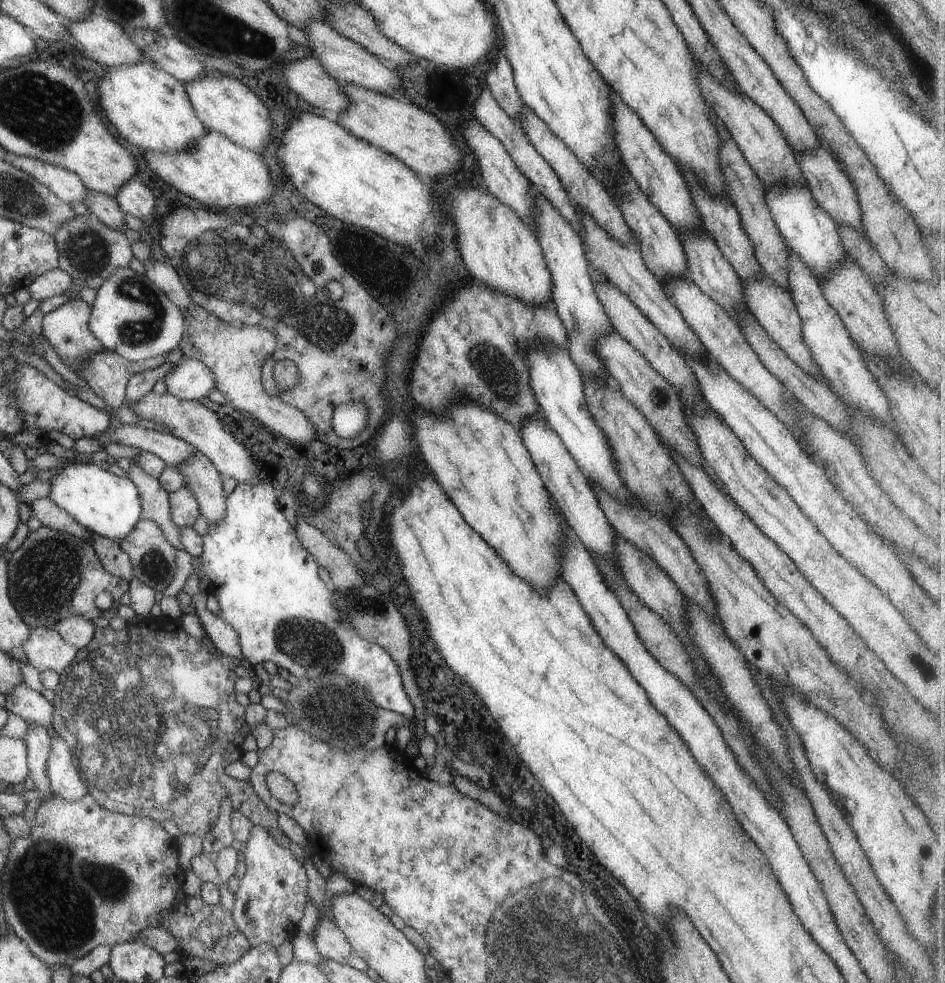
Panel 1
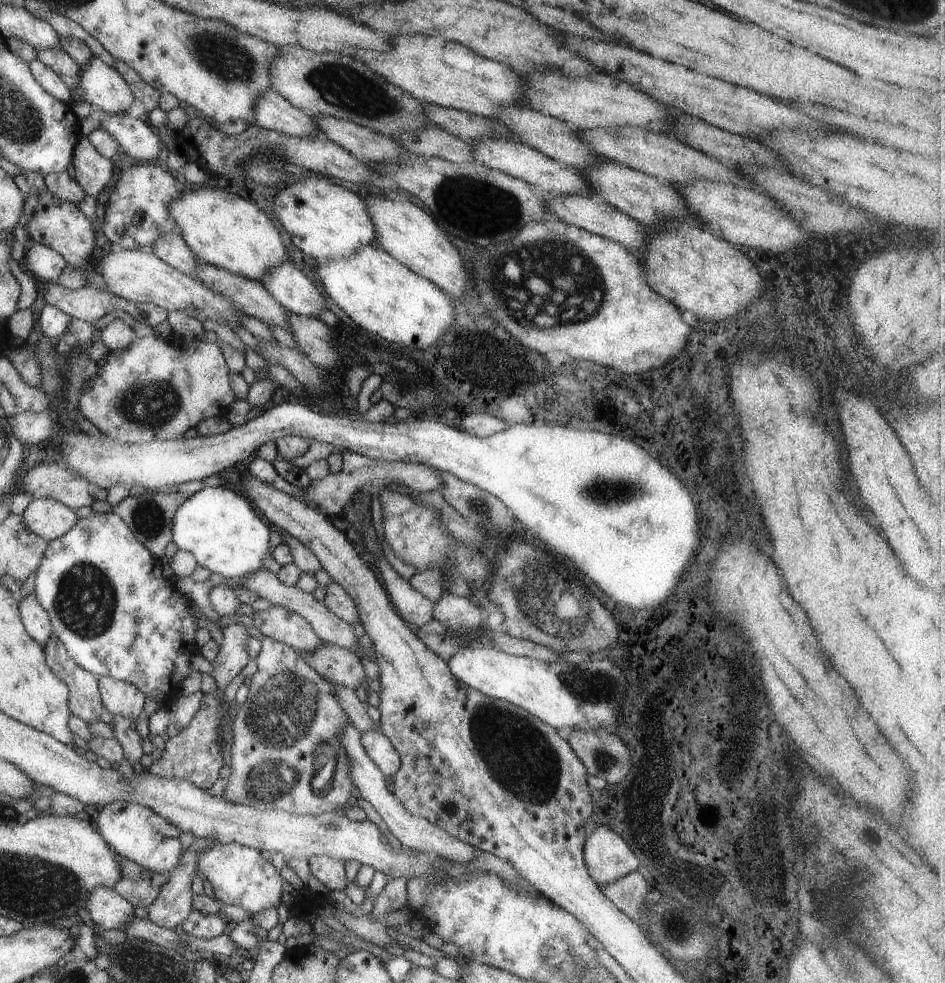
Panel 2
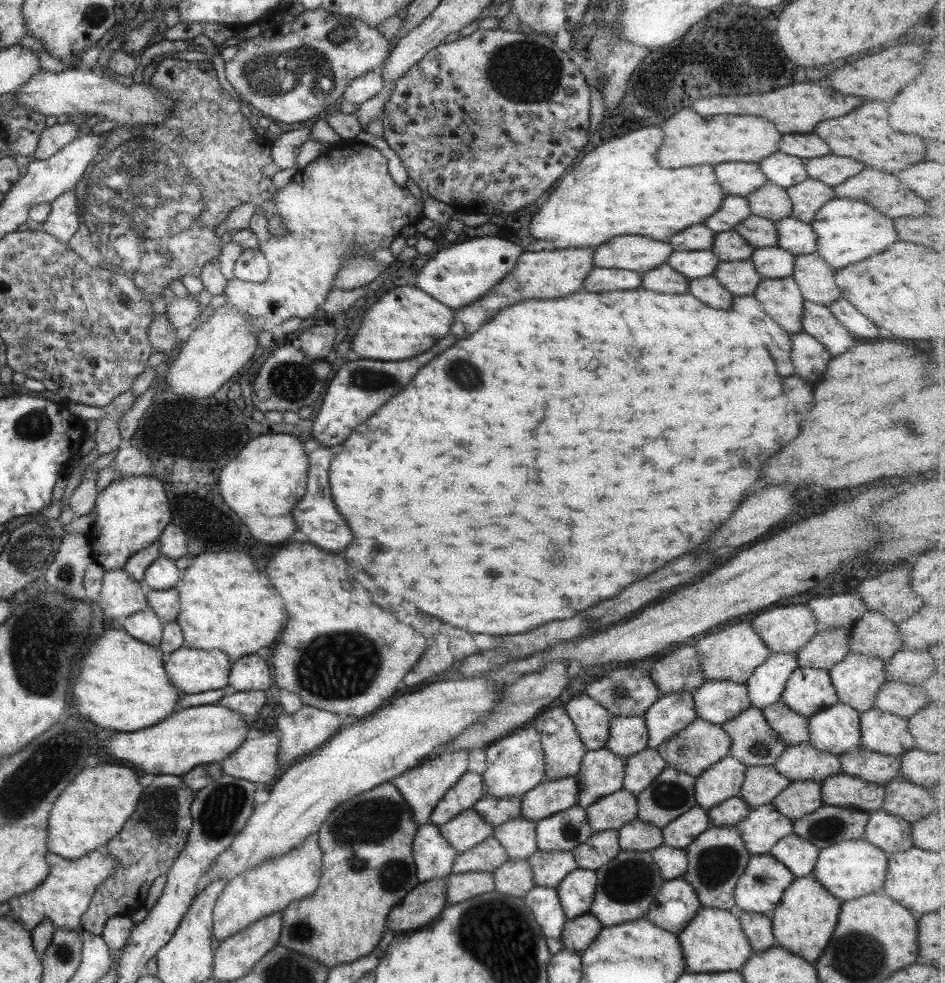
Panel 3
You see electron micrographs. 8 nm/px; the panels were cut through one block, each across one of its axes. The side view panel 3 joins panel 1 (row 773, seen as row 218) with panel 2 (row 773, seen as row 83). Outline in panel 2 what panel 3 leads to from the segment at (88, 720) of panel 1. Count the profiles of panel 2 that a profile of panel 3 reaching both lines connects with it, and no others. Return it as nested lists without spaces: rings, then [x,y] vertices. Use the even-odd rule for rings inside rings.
[[[232,622],[229,626],[222,628],[223,641],[219,647],[217,657],[211,662],[213,672],[211,676],[215,679],[217,688],[220,690],[219,696],[203,694],[200,699],[200,708],[195,712],[189,725],[172,738],[165,738],[165,749],[154,757],[151,766],[147,769],[152,776],[163,779],[180,779],[193,784],[201,791],[207,791],[218,778],[218,770],[223,765],[219,749],[222,740],[217,742],[215,729],[218,724],[221,726],[225,714],[219,711],[224,706],[222,691],[229,685],[235,676],[249,662],[246,650],[246,639],[249,637],[244,628],[245,626]]]

